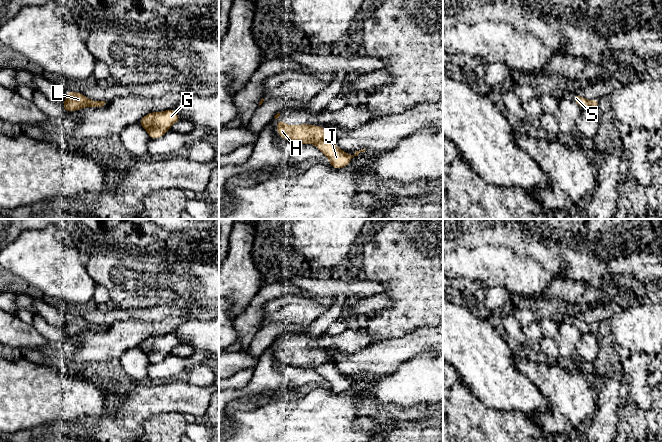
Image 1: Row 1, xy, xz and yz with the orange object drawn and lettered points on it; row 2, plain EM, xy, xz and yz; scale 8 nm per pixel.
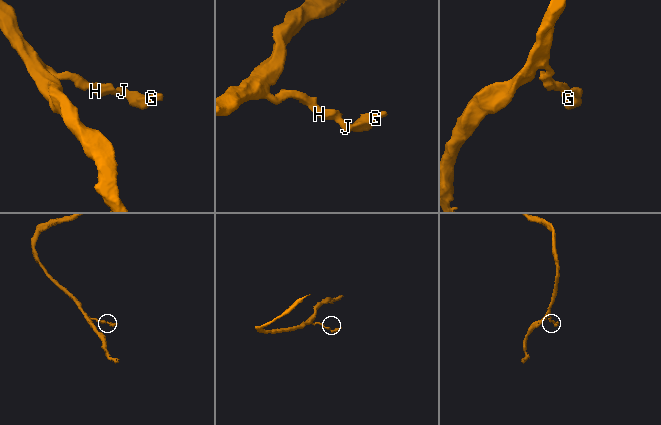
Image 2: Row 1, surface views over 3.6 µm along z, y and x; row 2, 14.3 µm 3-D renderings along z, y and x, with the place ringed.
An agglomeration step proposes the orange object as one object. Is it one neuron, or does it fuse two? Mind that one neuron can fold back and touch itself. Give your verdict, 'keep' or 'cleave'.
keep

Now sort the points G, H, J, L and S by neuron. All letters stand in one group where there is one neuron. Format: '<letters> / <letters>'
G H J L S

